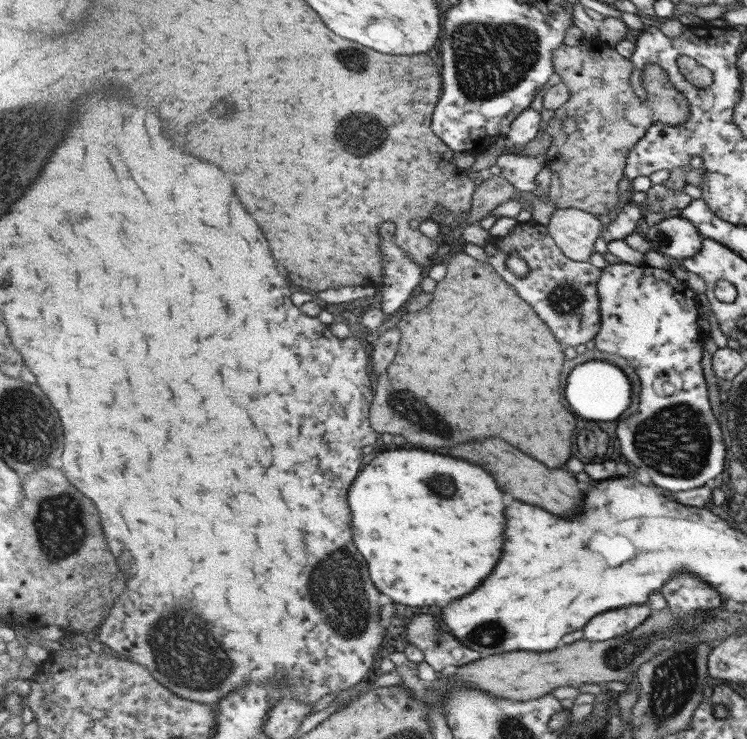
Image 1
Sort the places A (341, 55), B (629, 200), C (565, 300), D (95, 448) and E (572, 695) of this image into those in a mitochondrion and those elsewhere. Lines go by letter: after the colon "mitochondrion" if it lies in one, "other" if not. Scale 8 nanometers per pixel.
A: mitochondrion
B: other
C: mitochondrion
D: other
E: other

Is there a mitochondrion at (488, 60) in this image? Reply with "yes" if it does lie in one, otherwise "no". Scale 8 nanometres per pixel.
yes

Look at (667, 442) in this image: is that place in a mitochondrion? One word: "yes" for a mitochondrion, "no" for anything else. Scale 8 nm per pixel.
yes

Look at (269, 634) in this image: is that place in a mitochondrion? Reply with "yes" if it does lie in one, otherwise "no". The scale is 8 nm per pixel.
no

